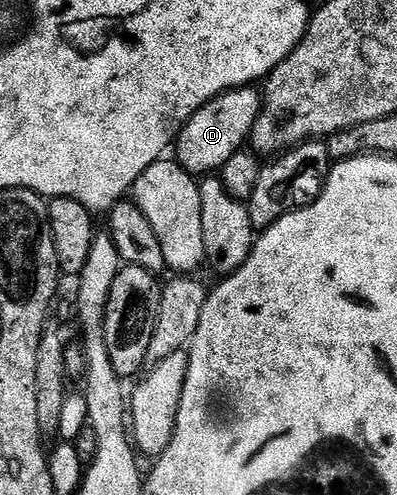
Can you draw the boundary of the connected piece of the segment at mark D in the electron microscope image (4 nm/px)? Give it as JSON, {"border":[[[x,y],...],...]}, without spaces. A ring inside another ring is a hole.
{"border":[[[251,86],[223,91],[202,106],[182,127],[176,140],[176,161],[195,177],[204,177],[221,170],[232,153],[247,142],[261,109],[262,95],[254,92]]]}

